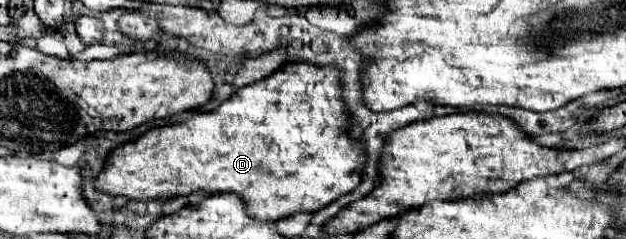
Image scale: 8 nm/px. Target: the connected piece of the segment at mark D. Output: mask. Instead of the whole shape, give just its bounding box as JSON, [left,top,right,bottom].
[95,63,365,221]

